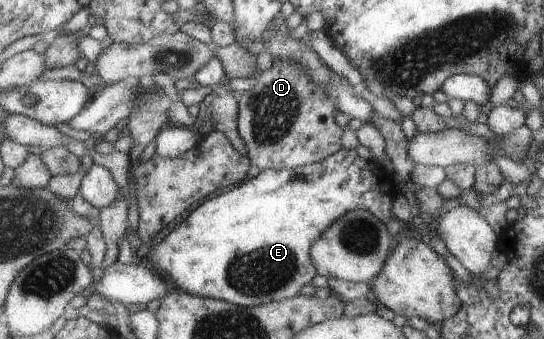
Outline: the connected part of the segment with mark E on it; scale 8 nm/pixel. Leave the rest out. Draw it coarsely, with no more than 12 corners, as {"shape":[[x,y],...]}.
{"shape":[[357,151],[203,201],[147,262],[179,292],[299,296],[343,215],[395,217]]}

